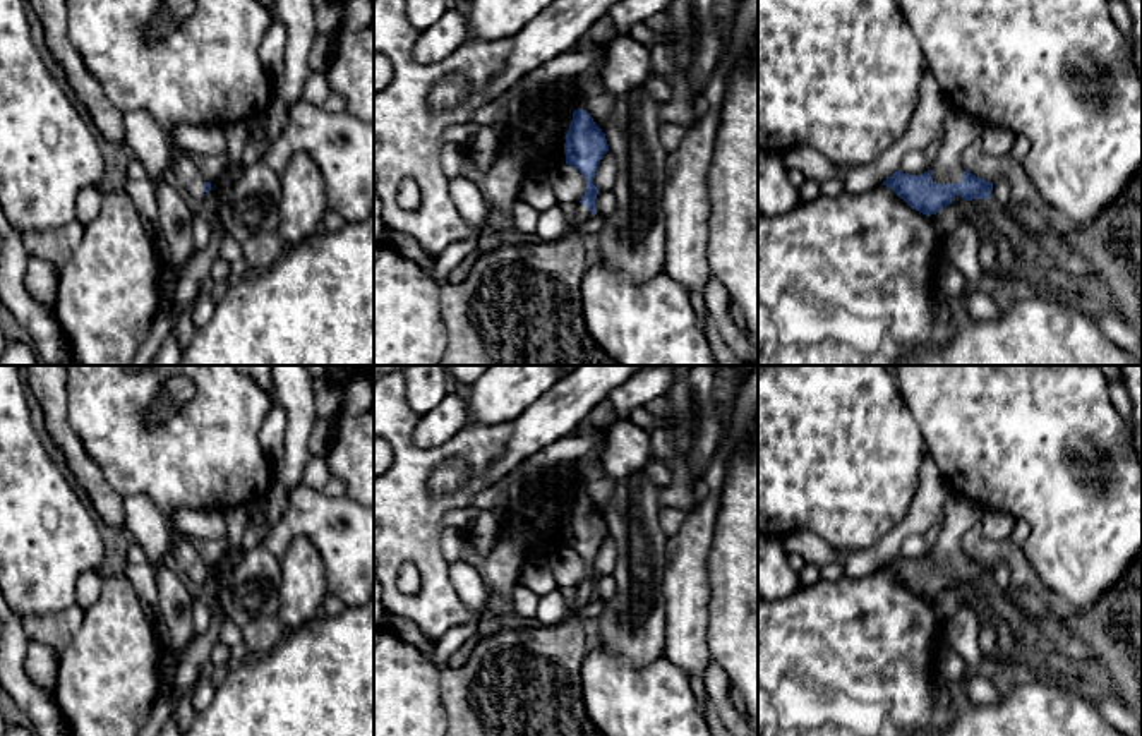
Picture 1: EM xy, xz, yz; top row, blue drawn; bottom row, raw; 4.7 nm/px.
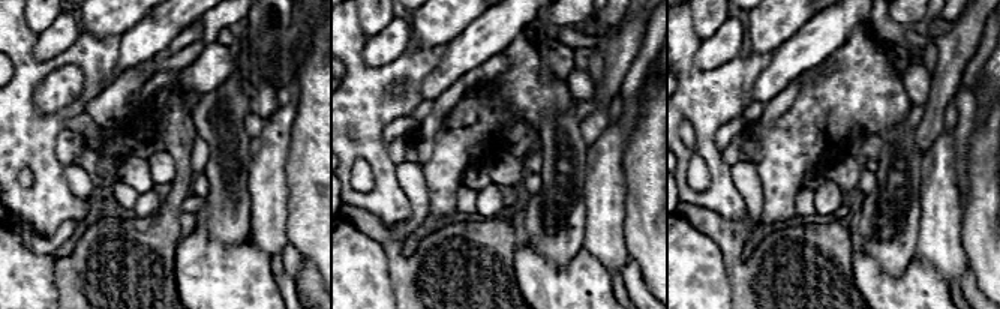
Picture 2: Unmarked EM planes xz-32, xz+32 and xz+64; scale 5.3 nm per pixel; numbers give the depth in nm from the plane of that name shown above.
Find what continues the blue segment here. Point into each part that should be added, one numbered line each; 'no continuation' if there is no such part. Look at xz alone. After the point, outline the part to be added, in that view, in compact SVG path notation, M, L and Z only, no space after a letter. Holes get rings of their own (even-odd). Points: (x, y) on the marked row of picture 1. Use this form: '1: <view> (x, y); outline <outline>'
1: xz (520, 304); outline M580 202L578 220L571 221L568 232L549 242L501 245L492 252L485 252L472 268L466 280L460 285L446 283L441 287L441 317L448 329L448 347L437 365L619 365L612 360L590 336L581 307L581 280L586 273L585 249L581 240L581 225L592 216L590 209Z

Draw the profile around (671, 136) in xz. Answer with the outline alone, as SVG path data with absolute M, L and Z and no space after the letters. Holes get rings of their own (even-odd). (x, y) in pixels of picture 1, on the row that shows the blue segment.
M660 124L658 139L664 149L667 151L667 154L679 148L684 136L688 134L688 129L689 127L681 124Z

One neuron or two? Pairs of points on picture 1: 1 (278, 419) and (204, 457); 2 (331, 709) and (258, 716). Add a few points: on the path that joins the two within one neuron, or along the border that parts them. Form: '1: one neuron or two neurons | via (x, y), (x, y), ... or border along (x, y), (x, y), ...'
1: two neurons | border along (261, 386), (271, 409), (259, 445), (273, 462)
2: one neuron | via (312, 716), (276, 716)

